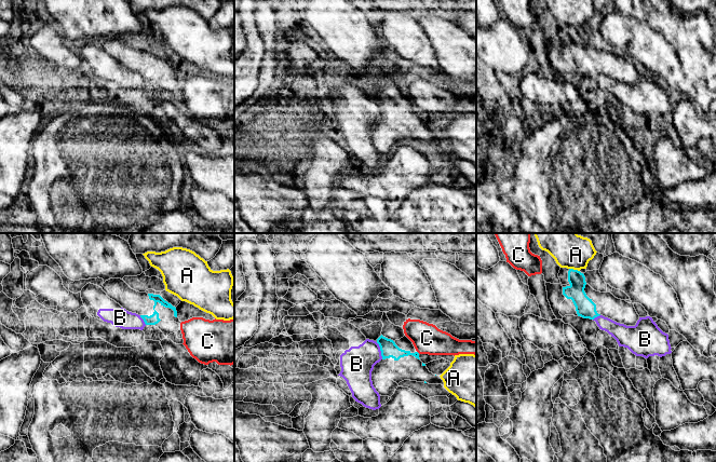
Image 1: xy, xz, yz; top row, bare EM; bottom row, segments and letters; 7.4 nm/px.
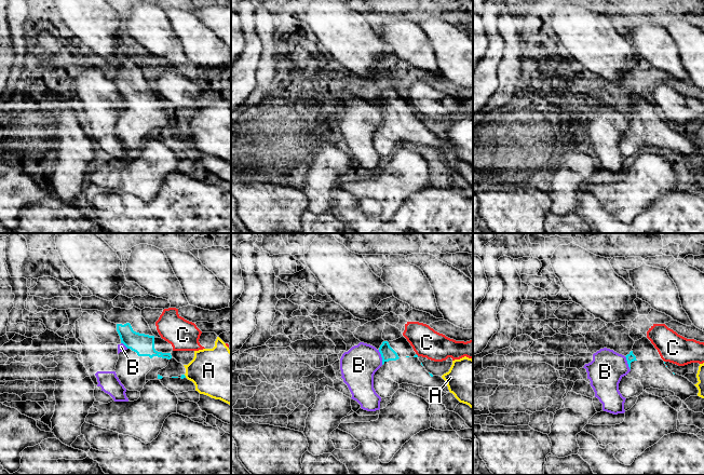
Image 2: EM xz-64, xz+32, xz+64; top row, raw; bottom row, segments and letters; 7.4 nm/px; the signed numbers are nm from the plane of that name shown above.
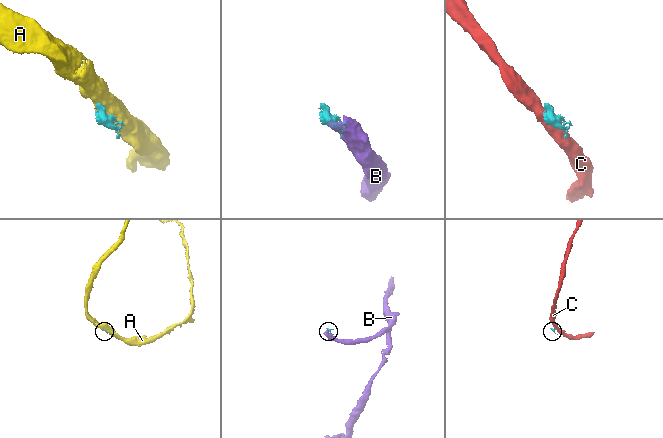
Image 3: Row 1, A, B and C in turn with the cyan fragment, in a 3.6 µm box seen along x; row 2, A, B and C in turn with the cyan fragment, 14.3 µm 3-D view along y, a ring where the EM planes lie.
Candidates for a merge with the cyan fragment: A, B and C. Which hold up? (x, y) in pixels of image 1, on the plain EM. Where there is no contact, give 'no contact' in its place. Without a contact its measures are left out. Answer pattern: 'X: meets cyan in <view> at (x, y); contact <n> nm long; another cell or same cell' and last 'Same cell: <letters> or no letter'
A: meets cyan in yz at (575, 28); contact 80 nm long; another cell
B: meets cyan in xz at (380, 108); contact 140 nm long; another cell
C: no contact; another cell
Same cell: no letter

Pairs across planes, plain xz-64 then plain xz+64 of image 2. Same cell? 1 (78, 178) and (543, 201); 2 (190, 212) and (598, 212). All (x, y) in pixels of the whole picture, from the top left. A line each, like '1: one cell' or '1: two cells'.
1: two cells
2: one cell

